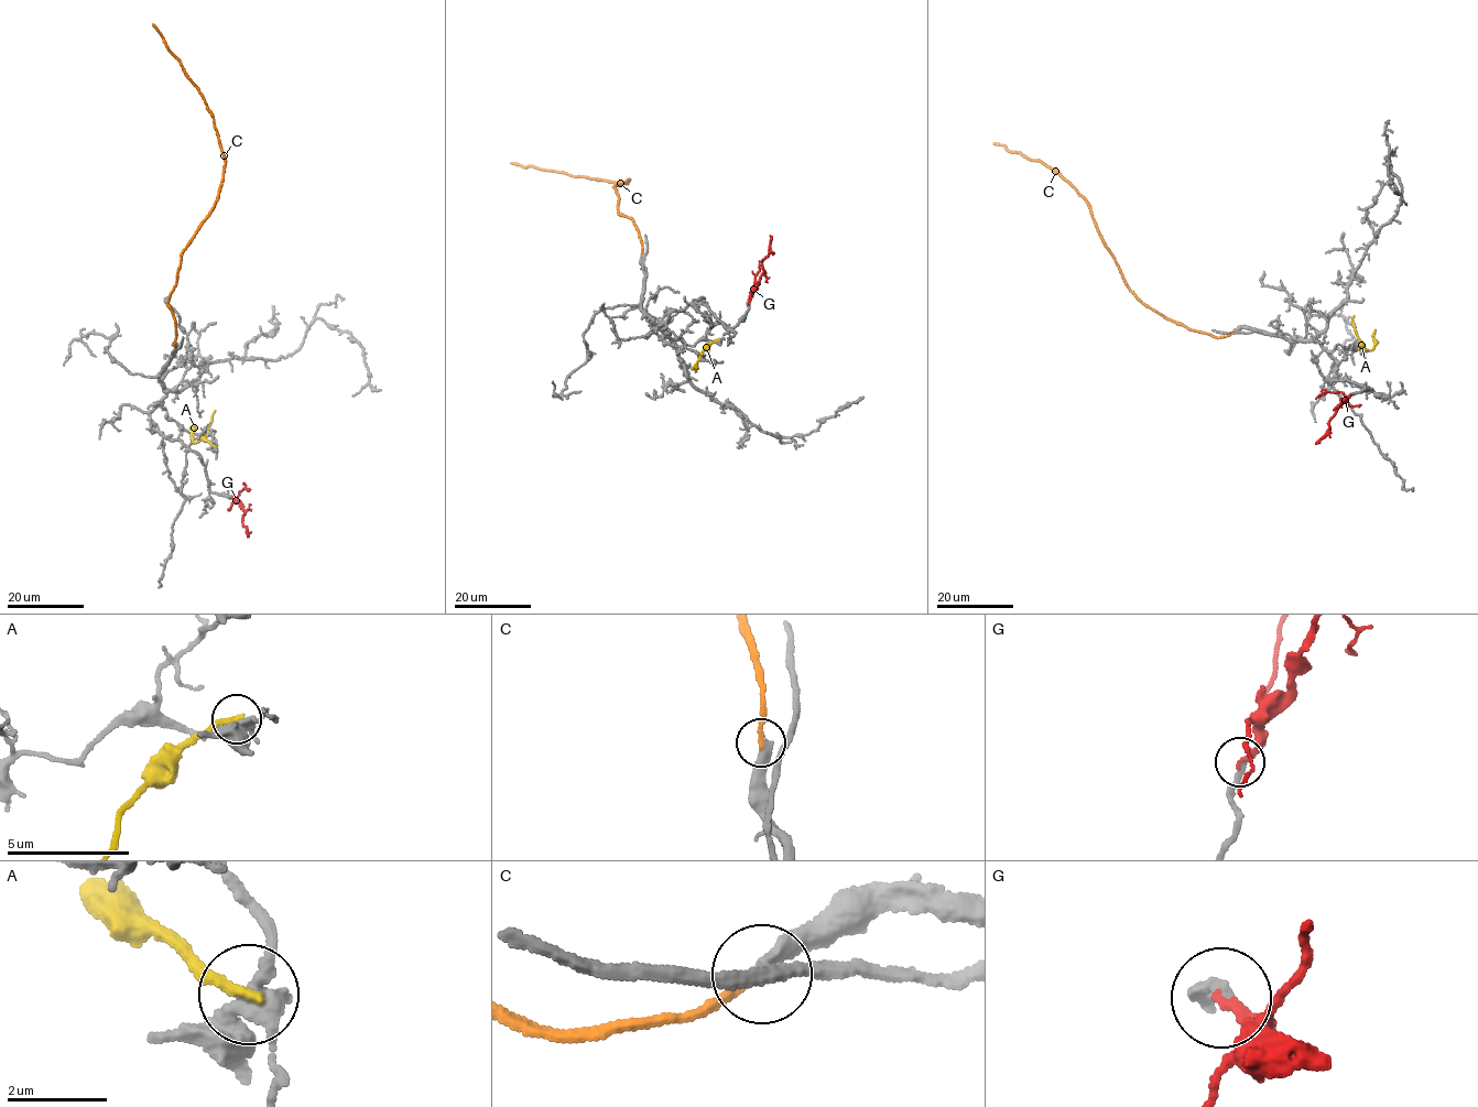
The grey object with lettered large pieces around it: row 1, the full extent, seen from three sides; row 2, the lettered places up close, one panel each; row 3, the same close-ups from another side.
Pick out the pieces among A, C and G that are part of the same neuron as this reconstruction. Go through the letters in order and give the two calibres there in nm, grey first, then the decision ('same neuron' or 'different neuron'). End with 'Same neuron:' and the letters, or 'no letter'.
A: calibres 320 and 240 nm; different neuron
C: calibres 200 and 190 nm; different neuron
G: calibres 220 and 220 nm; same neuron
Same neuron: G

